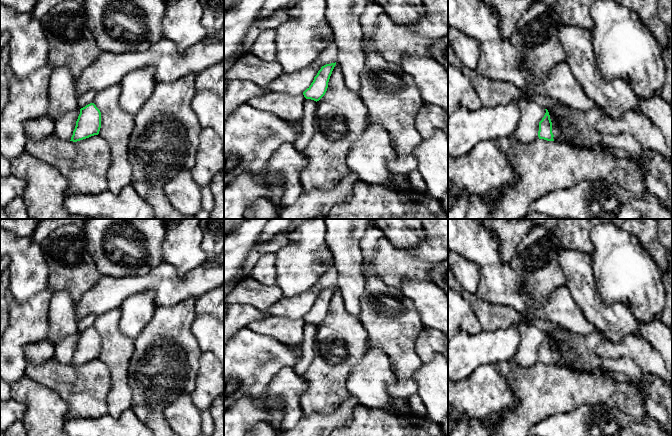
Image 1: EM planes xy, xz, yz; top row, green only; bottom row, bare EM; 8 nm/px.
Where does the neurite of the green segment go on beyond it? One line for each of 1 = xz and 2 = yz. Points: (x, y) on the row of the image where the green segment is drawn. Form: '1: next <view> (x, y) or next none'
1: next none
2: next none

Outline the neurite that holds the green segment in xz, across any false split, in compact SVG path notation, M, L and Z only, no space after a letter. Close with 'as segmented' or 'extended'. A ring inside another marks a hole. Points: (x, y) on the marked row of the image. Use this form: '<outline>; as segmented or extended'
M336 62L321 67L311 85L303 92L306 99L311 99L317 102L325 95L335 65Z; as segmented

